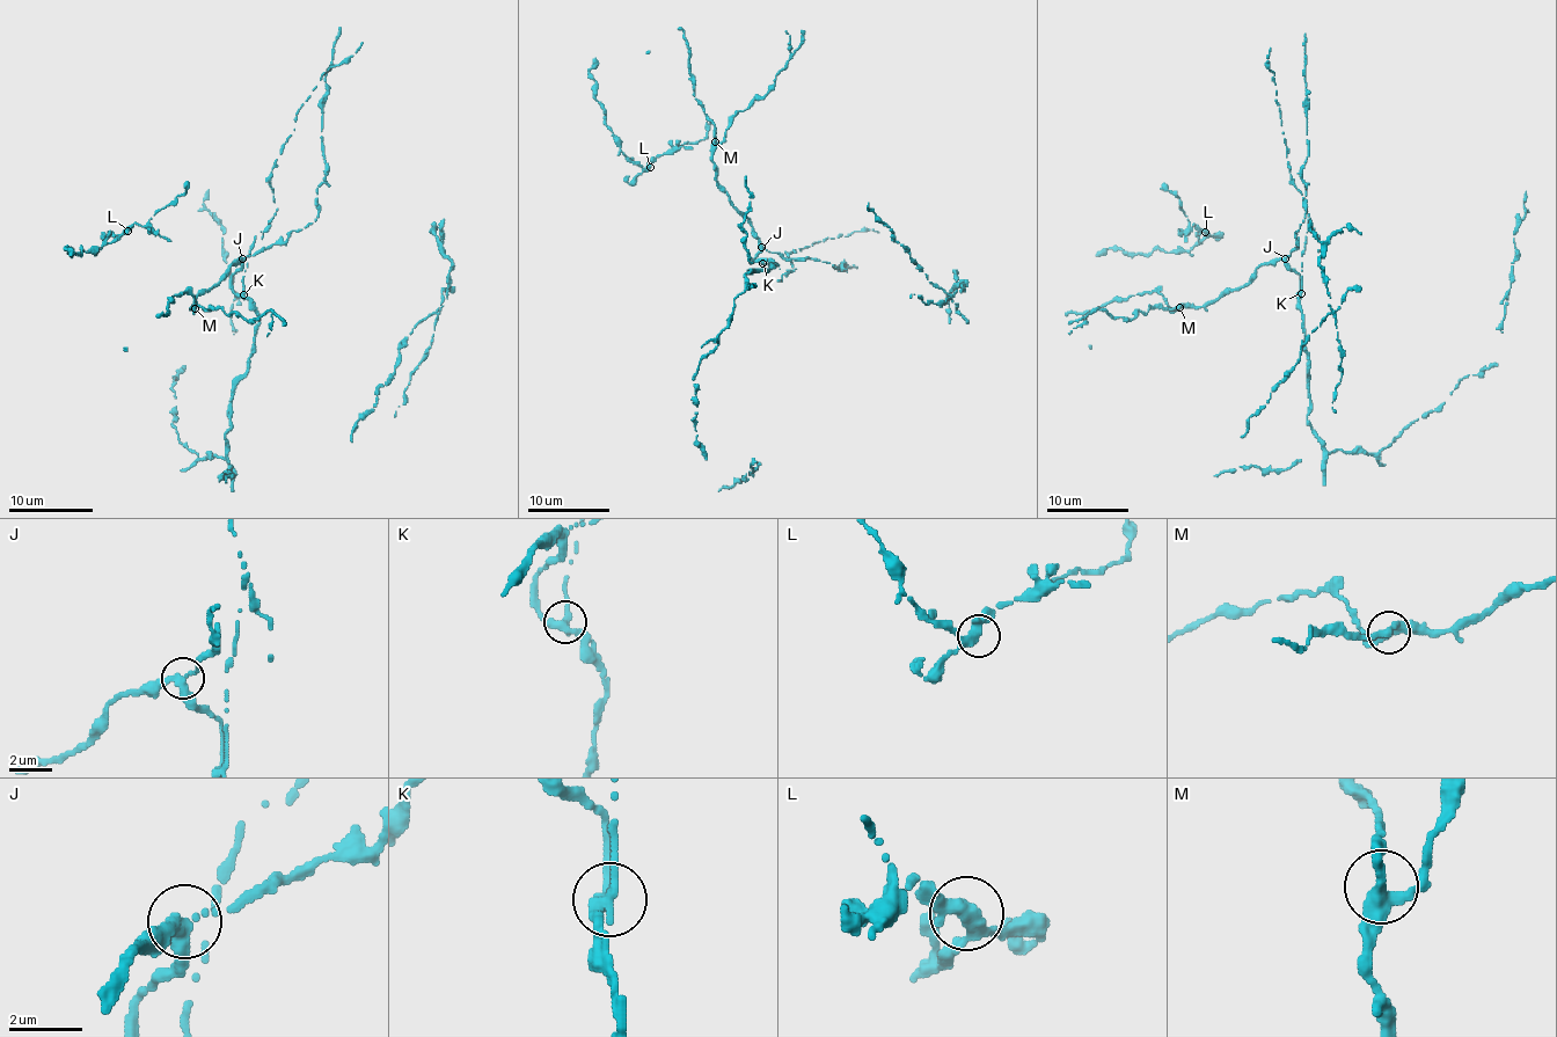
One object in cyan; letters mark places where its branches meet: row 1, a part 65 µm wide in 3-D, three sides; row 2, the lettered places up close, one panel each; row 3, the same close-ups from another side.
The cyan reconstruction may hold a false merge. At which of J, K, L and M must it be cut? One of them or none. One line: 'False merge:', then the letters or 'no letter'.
False merge: K

